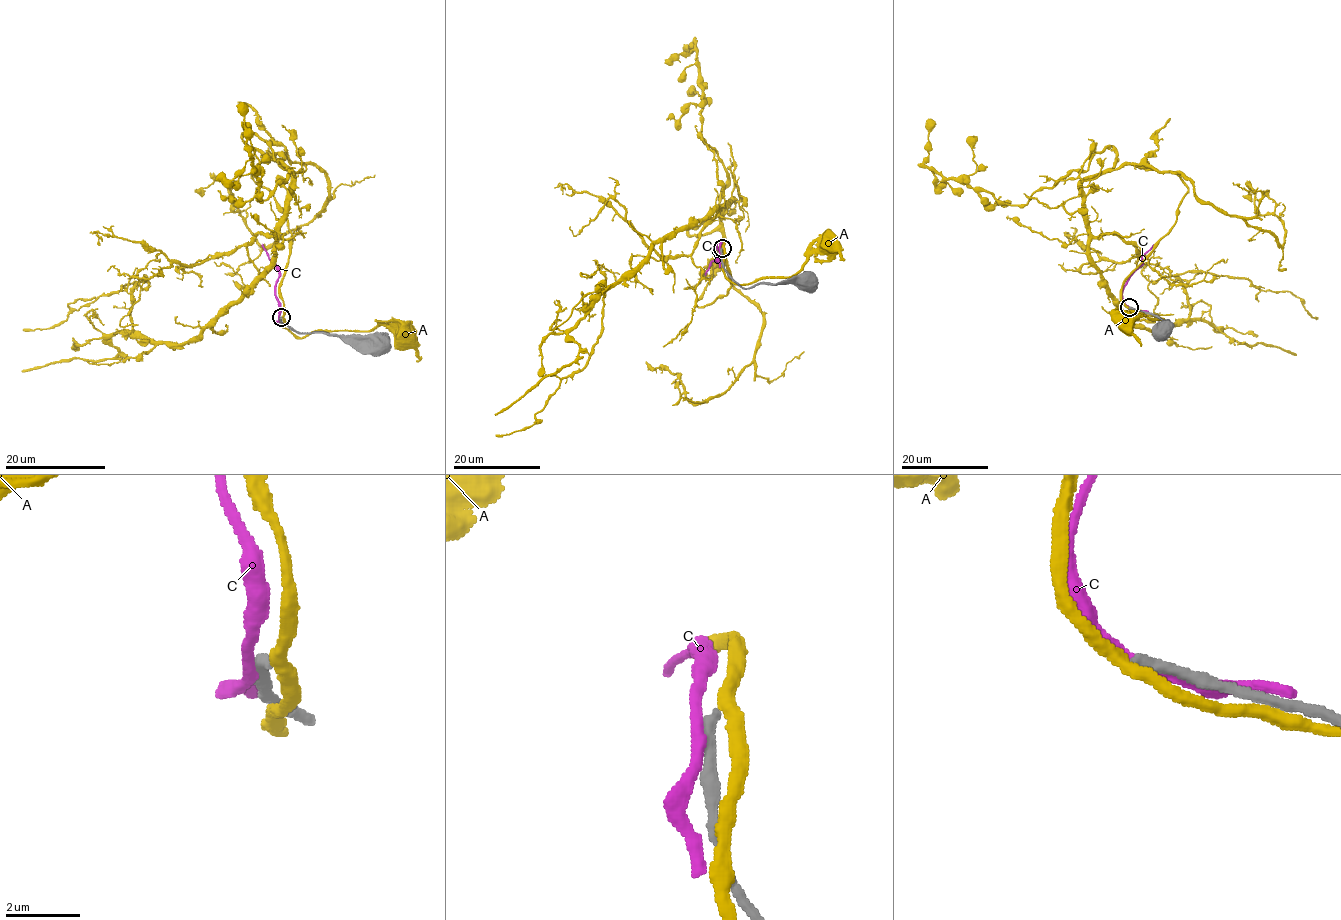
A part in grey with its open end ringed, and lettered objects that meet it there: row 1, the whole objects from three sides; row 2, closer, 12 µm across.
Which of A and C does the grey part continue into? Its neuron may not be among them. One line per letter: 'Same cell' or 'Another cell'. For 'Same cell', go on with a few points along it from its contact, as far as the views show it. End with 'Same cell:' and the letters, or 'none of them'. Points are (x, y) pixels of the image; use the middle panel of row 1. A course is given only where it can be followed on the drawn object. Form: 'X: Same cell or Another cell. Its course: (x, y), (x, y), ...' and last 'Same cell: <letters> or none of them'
A: Another cell
C: Another cell
Same cell: none of them

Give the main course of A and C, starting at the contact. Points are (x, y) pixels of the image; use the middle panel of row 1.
A: (723, 248), (724, 274), (738, 284), (750, 284), (768, 277), (791, 277), (811, 255), (832, 242)
C: (720, 252), (718, 241), (719, 258), (713, 261), (705, 275)

